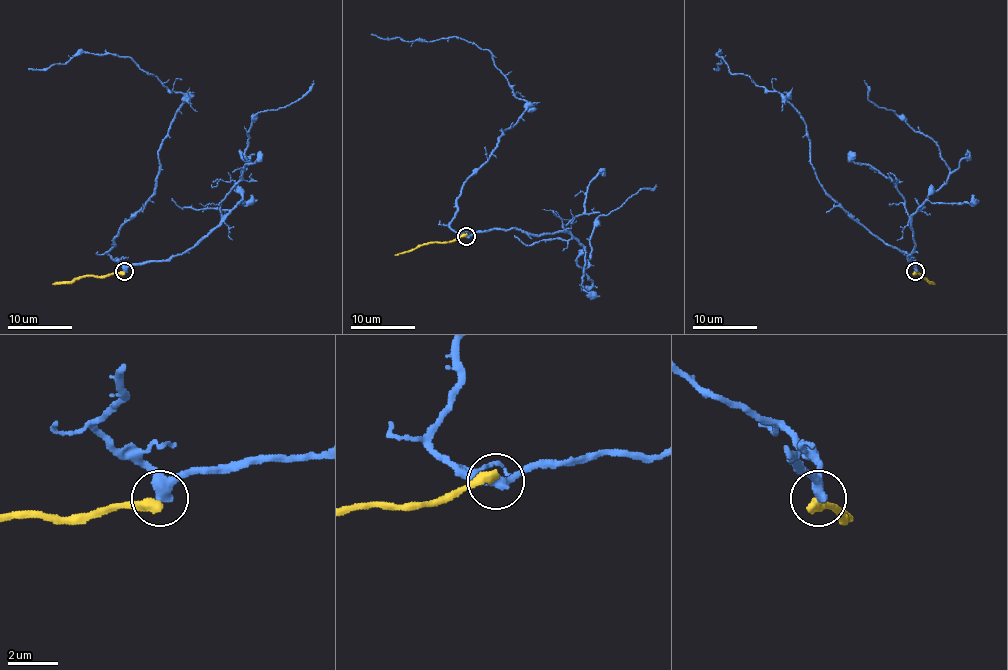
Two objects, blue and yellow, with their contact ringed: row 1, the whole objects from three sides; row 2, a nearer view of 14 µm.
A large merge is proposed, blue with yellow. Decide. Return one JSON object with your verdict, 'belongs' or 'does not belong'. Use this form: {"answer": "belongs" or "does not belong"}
{"answer": "does not belong"}

